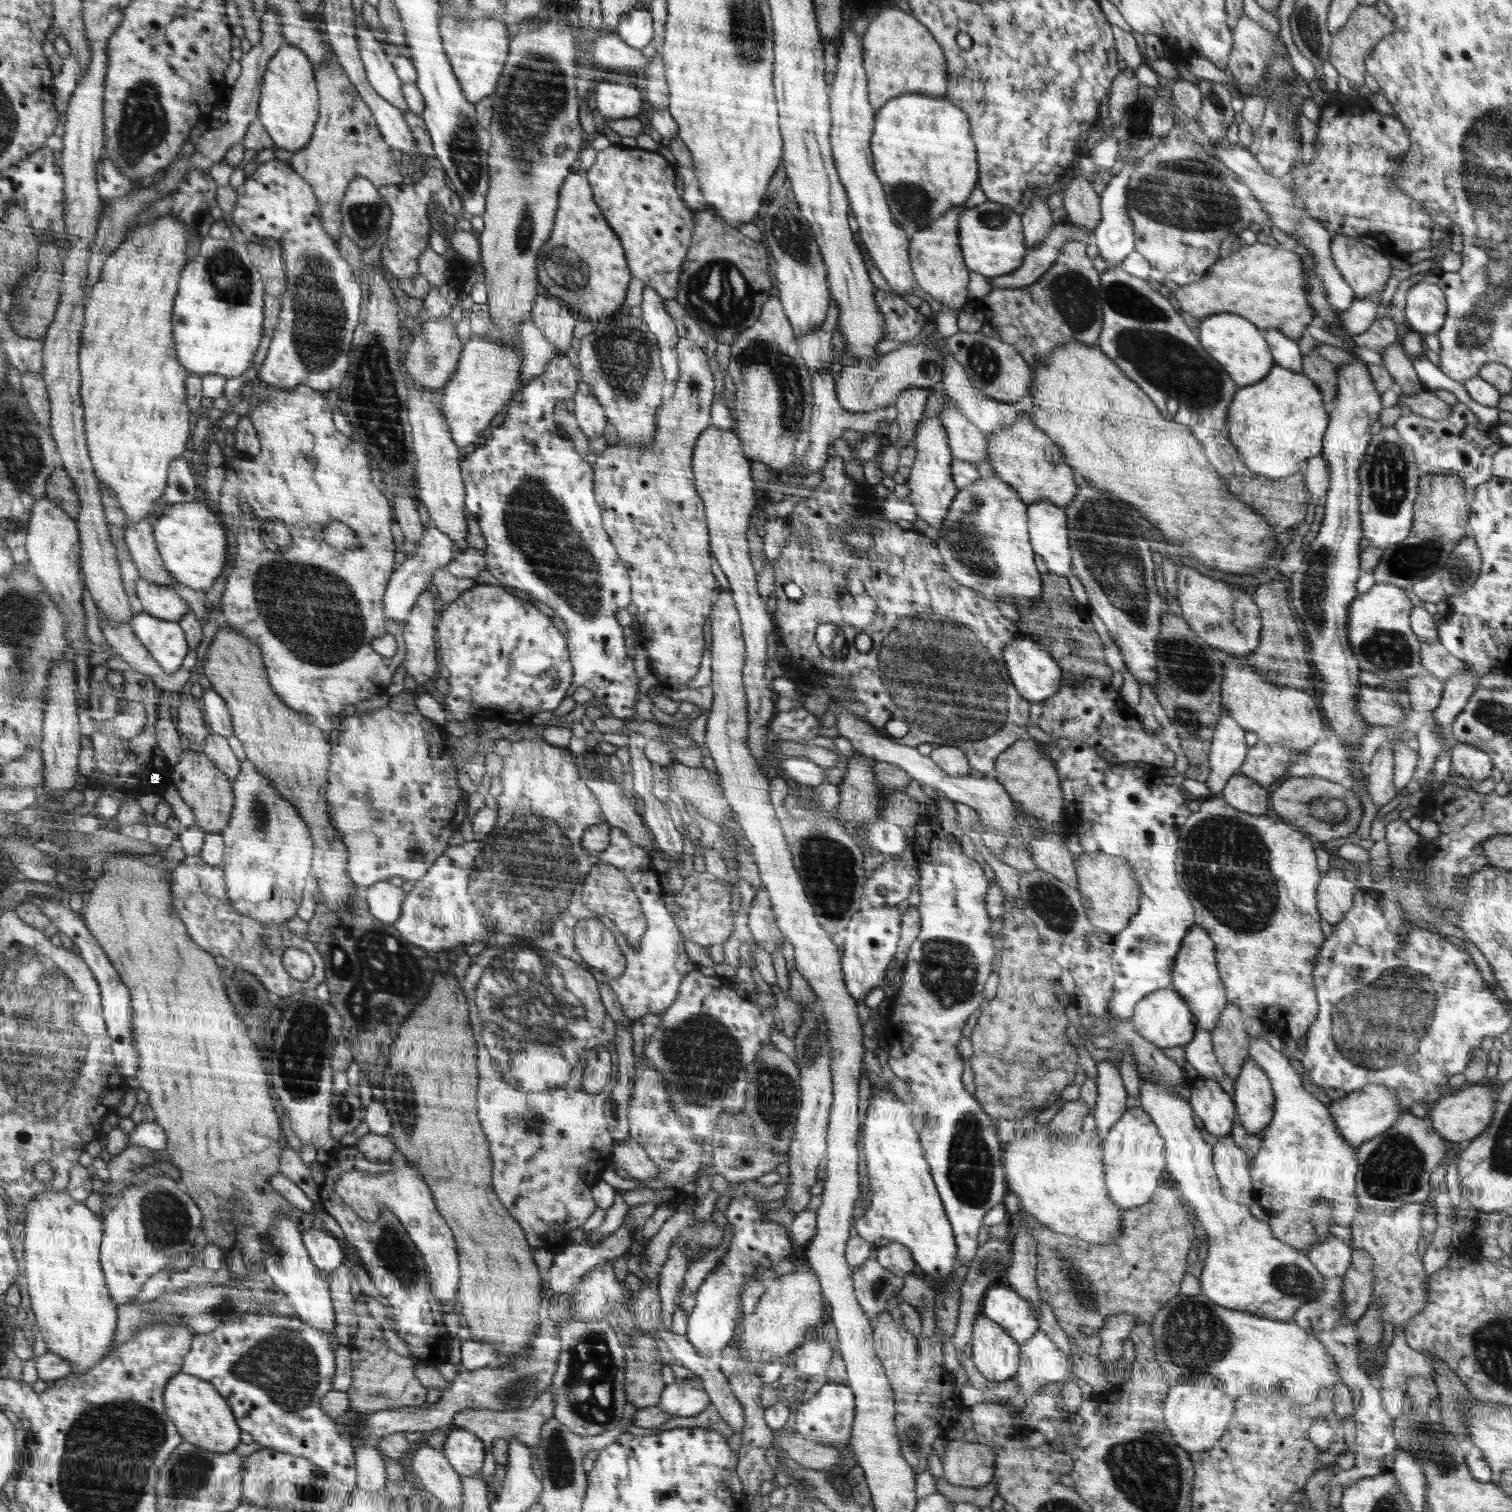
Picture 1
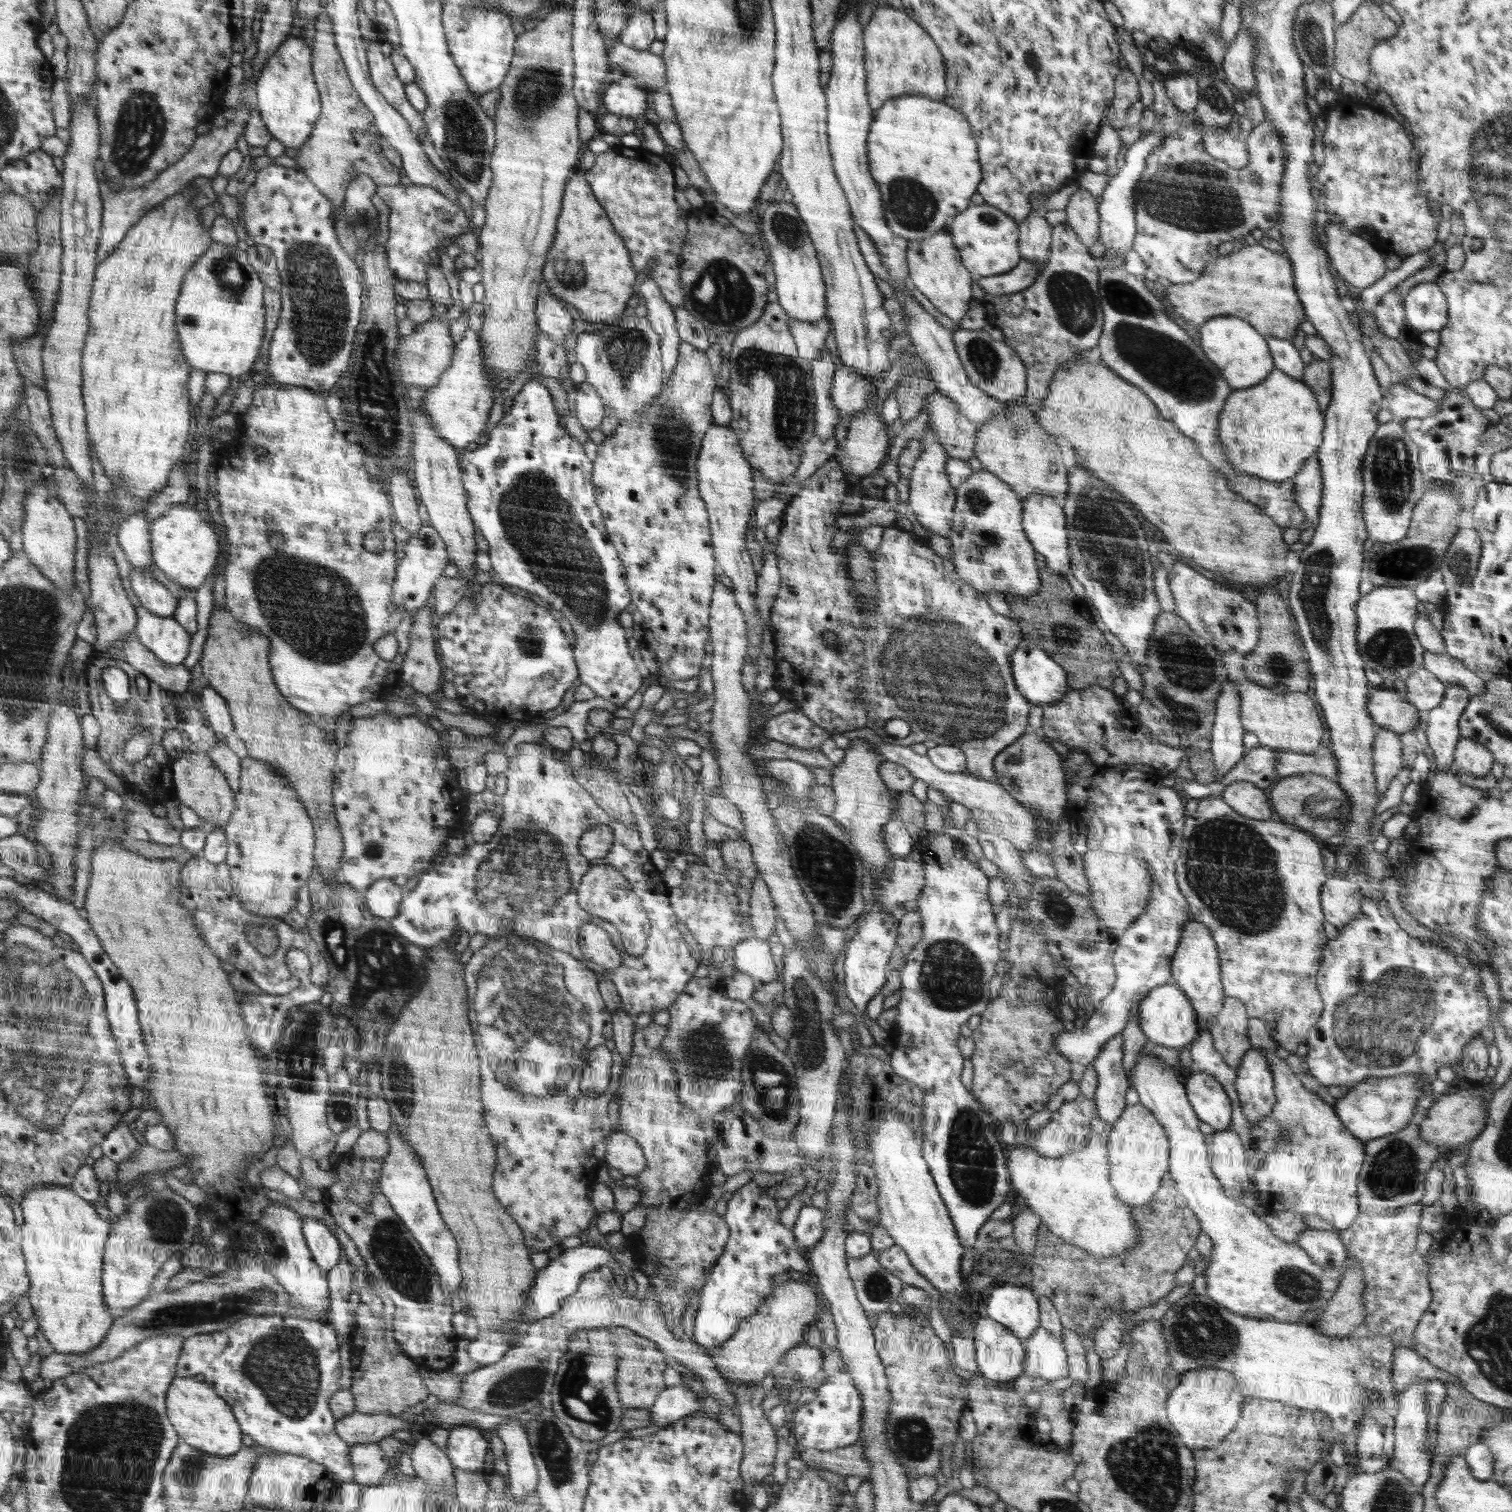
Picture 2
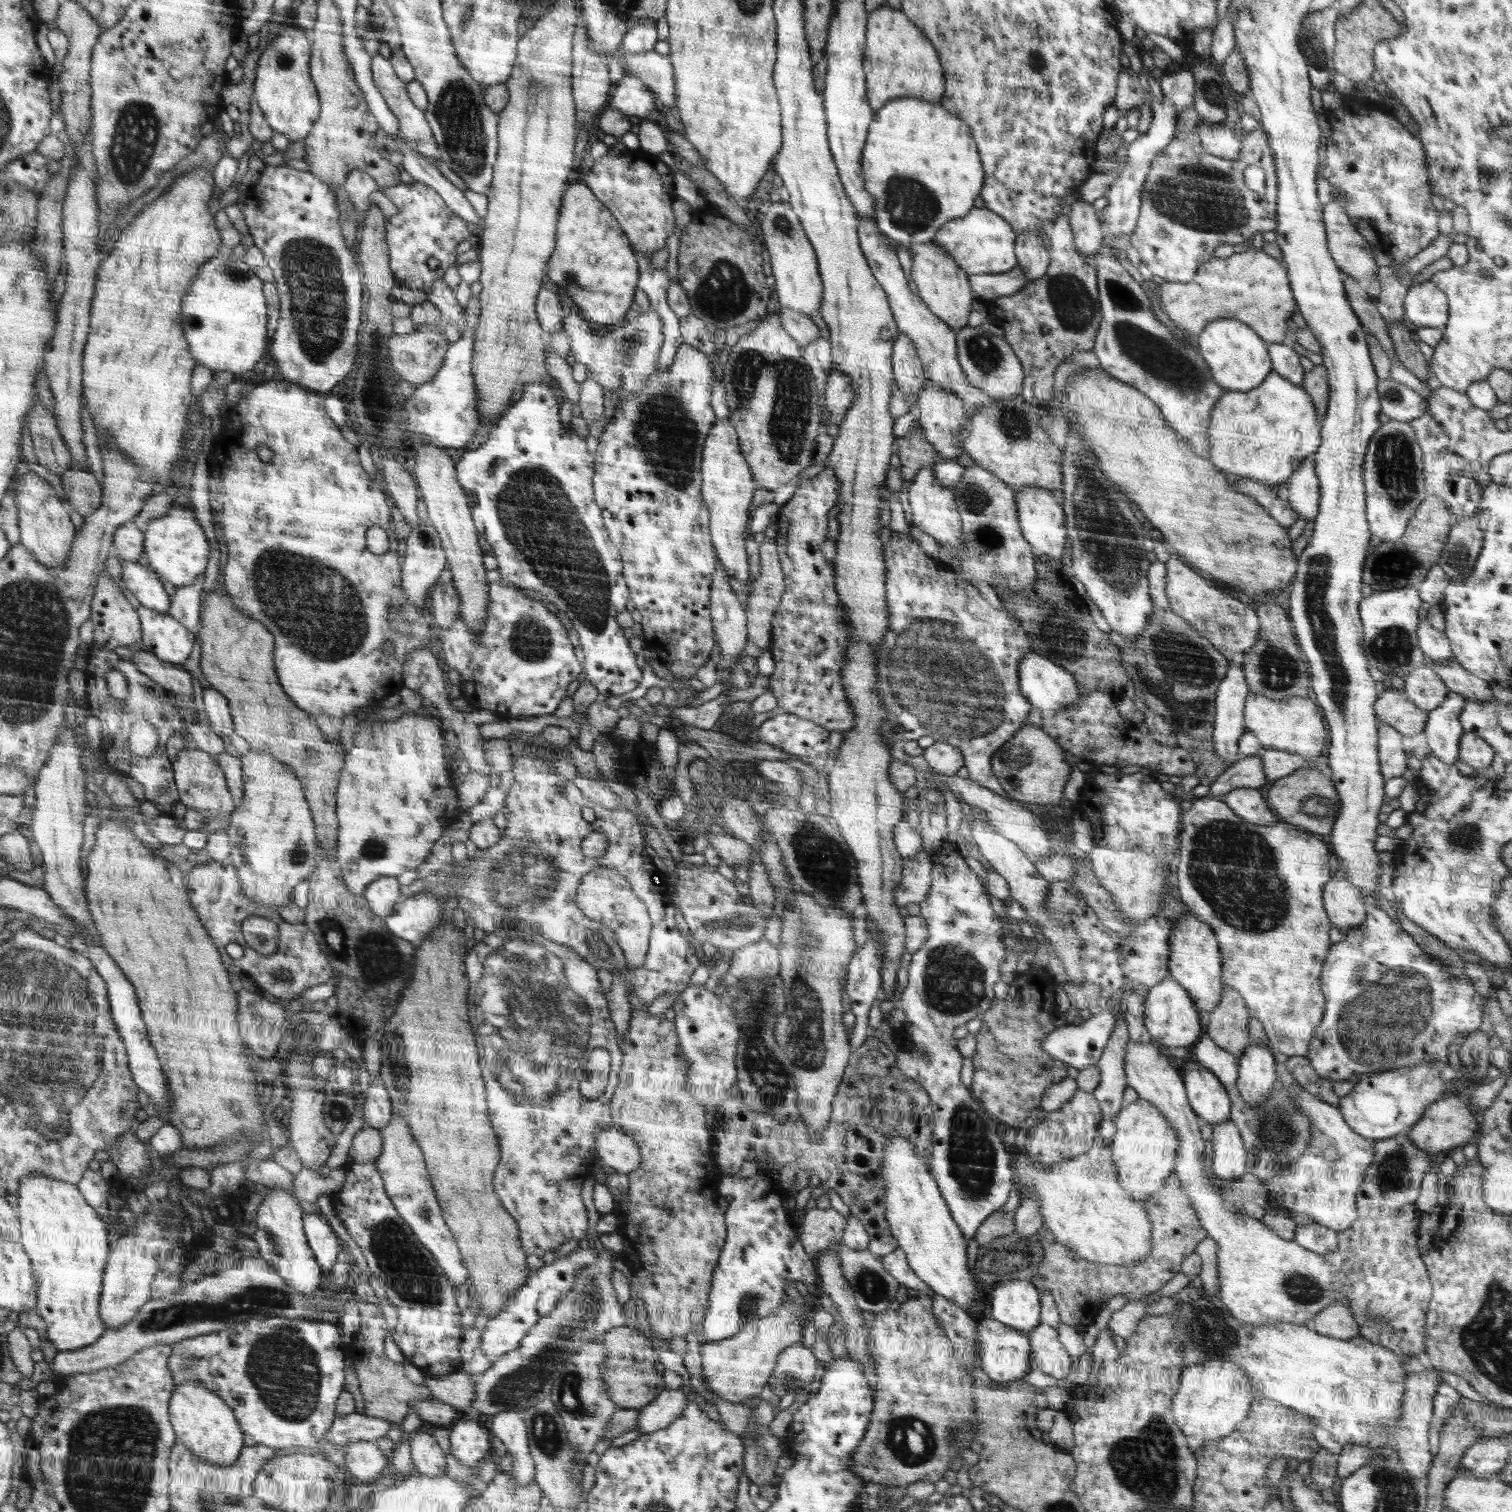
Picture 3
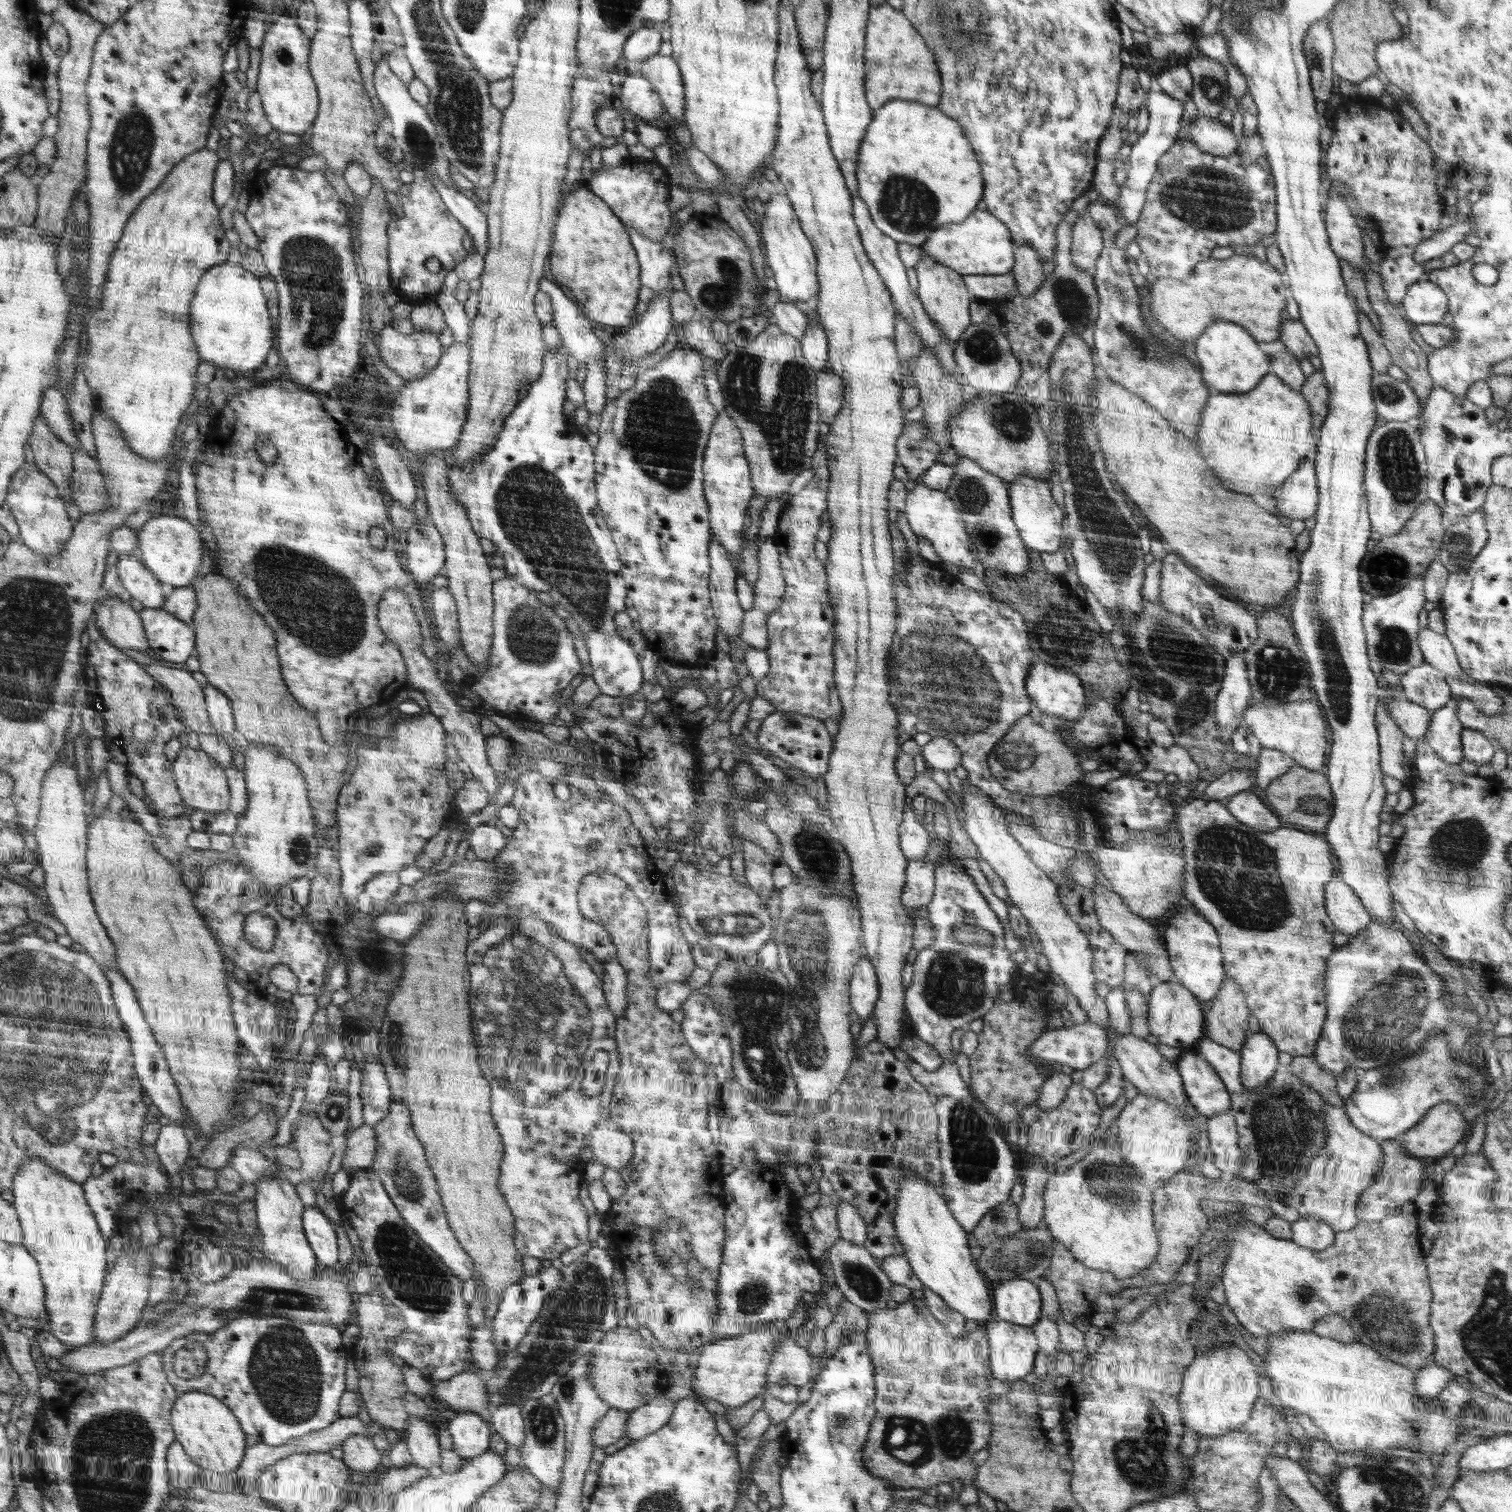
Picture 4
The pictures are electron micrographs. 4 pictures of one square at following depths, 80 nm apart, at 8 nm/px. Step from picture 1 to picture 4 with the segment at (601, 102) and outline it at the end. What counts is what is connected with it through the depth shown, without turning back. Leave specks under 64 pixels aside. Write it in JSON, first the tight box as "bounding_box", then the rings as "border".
{"bounding_box":[615,71,665,123],"border":[[[633,71],[623,73],[620,88],[621,92],[615,96],[628,110],[628,115],[648,123],[664,116],[665,108],[659,92],[645,76]]]}

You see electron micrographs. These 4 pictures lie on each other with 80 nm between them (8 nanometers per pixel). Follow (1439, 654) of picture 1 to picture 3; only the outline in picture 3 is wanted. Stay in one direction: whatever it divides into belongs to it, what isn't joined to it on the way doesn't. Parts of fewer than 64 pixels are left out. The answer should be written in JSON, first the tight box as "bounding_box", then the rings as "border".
{"bounding_box":[1426,659,1494,702],"border":[[[1426,659],[1436,674],[1445,682],[1445,685],[1452,692],[1465,696],[1468,700],[1488,702],[1494,699],[1490,689],[1490,683],[1470,674],[1465,668],[1454,659],[1434,661]]]}

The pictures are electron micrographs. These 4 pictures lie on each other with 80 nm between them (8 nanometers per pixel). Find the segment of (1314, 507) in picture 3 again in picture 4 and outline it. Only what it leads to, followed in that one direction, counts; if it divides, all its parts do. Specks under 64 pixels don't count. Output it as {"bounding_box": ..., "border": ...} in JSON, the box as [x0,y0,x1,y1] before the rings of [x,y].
{"bounding_box":[1275,454,1319,520],"border":[[[1313,454],[1281,484],[1275,510],[1290,520],[1303,520],[1315,516],[1319,490]]]}

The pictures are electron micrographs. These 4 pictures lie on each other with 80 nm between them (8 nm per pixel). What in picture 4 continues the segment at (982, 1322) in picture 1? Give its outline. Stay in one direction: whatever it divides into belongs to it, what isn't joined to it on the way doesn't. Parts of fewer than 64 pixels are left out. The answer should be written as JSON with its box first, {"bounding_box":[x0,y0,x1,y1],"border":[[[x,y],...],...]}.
{"bounding_box":[982,1320,1040,1383],"border":[[[1002,1320],[982,1326],[991,1348],[992,1378],[1013,1383],[1034,1371],[1040,1344],[1031,1327]]]}

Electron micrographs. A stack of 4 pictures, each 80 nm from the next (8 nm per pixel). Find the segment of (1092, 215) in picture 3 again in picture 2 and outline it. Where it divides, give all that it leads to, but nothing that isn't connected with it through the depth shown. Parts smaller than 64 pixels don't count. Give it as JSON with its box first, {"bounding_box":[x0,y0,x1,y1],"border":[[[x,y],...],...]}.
{"bounding_box":[1066,188,1099,248],"border":[[[1085,188],[1072,194],[1066,205],[1066,223],[1079,236],[1079,241],[1090,248],[1099,238],[1099,200]]]}

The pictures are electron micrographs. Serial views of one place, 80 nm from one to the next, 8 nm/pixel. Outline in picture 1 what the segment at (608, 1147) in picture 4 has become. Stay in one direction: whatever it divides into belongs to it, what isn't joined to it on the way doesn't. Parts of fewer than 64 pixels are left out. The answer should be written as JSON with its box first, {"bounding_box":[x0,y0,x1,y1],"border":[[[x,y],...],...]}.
{"bounding_box":[612,1138,658,1180],"border":[[[633,1138],[616,1141],[612,1155],[612,1164],[615,1164],[616,1168],[626,1170],[632,1179],[646,1180],[658,1175],[658,1164],[647,1155],[643,1145],[638,1144]]]}

